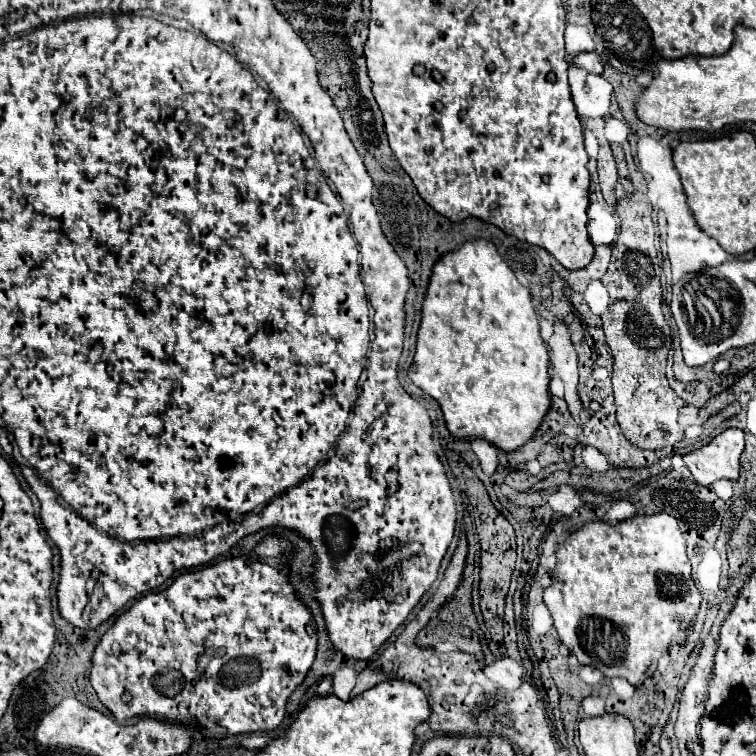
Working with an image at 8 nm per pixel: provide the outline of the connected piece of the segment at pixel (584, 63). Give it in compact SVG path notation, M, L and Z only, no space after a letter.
M582 52L574 58L574 64L588 70L588 72L594 72L594 74L602 74L604 68L602 68L602 60L596 52Z

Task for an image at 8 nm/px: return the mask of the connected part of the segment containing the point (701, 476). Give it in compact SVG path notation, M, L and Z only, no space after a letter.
M730 428L718 434L708 446L684 456L684 464L692 472L694 480L702 486L726 478L740 478L740 454L744 450L744 432Z

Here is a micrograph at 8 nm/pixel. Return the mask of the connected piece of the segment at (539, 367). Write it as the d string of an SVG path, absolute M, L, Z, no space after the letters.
M472 240L460 246L460 250L444 254L434 264L430 276L416 354L408 376L424 394L440 404L448 432L458 440L482 438L506 454L516 452L534 438L550 410L548 368L548 350L540 336L538 314L530 290L516 280L496 246L486 240Z

